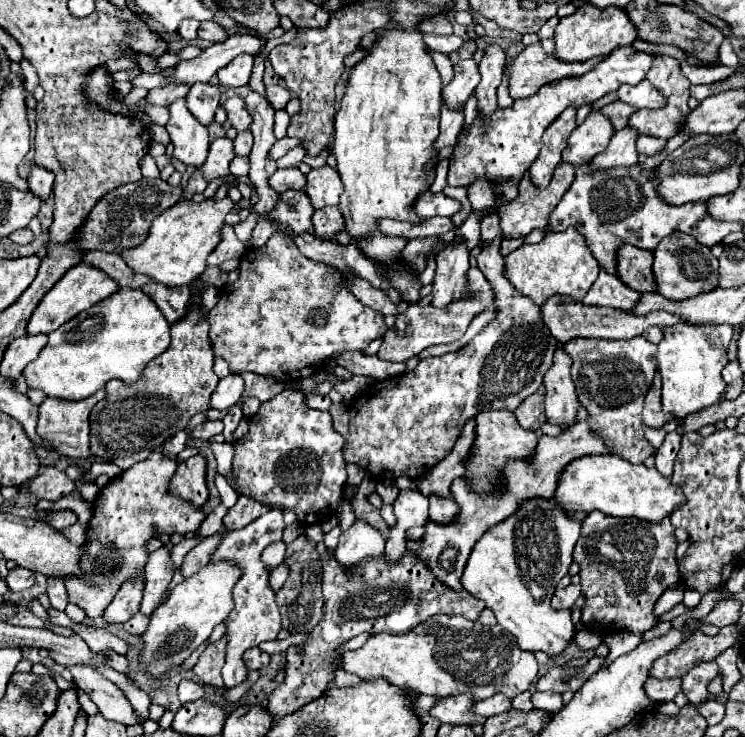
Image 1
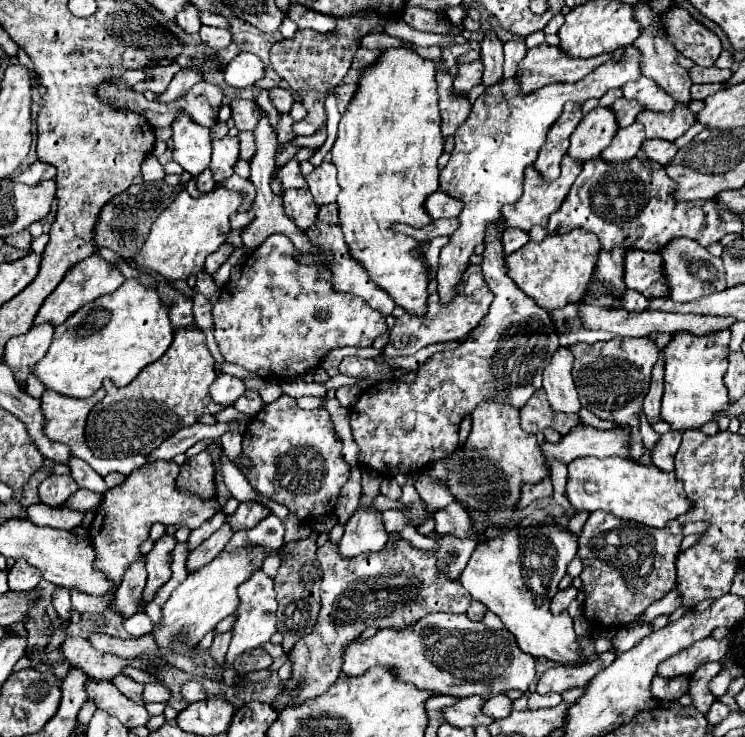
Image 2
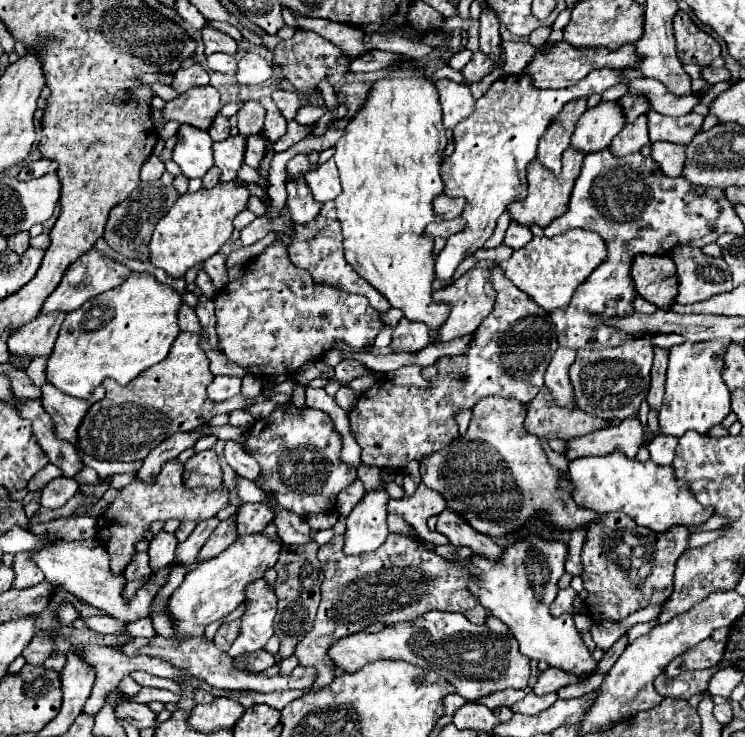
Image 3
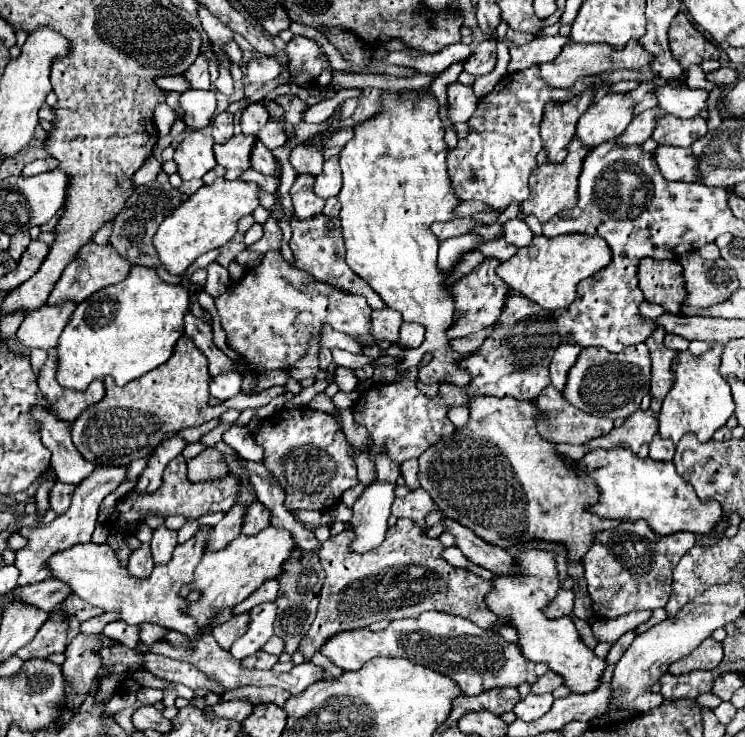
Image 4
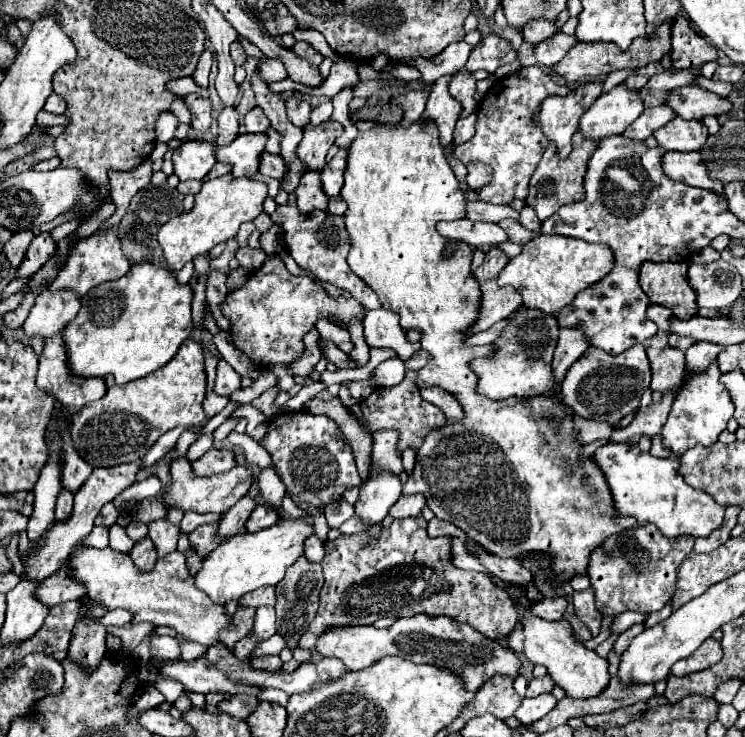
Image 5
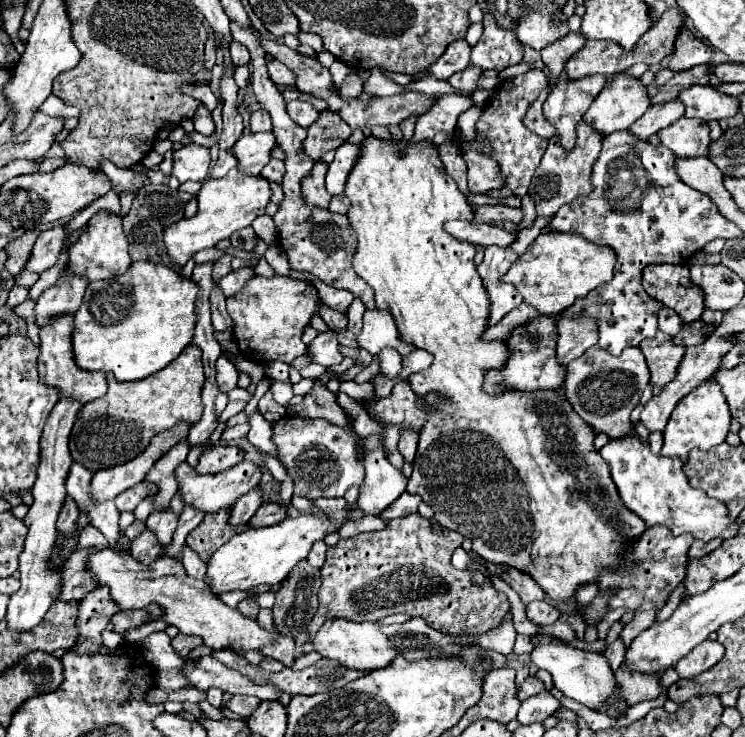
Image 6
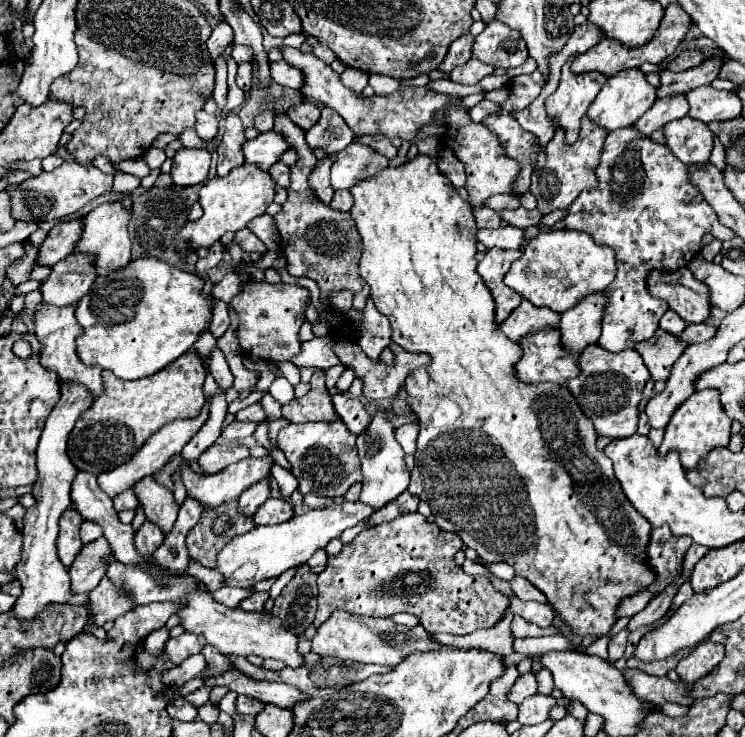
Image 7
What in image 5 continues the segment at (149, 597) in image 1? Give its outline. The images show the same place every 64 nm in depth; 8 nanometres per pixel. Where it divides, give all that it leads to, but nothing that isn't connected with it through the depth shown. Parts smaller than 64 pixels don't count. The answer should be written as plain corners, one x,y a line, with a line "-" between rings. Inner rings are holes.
158,520
158,522
150,524
148,536
156,546
158,558
164,558
164,556
168,556
168,552
176,550
178,534
180,534
180,530
176,526
172,526
168,520

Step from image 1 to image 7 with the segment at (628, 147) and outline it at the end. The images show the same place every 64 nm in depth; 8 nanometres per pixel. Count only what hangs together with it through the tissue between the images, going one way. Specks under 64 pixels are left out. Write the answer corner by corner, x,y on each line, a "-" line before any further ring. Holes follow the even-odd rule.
666,96
660,98
652,104
652,108
640,118
636,120
634,128
642,134
642,136
650,136
656,130
662,130
668,122
684,118
688,114
688,102
686,96

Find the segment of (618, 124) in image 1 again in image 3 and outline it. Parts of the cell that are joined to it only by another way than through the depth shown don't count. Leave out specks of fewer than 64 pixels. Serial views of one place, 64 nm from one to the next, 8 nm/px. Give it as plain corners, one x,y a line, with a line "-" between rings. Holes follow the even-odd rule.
624,94
618,104
622,106
624,110
624,118
626,118
626,124
632,124
640,114
648,112
650,110
650,104
644,96
634,96
634,94

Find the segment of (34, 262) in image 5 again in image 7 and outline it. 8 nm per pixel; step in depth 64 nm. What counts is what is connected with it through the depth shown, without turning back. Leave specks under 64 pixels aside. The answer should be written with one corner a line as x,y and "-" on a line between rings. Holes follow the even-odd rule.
80,220
58,222
56,226
52,226
46,240
40,244
36,266
50,266
52,268
56,262
66,258
72,252
74,244
78,242
80,232
82,232

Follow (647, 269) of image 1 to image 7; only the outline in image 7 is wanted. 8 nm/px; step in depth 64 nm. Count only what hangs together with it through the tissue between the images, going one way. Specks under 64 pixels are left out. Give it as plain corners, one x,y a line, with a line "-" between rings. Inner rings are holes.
680,268
676,272
652,270
646,280
648,292
656,298
666,300
668,306
674,312
678,312
678,316
684,318
688,324
704,322
708,318
708,288
702,282
698,282
688,268

